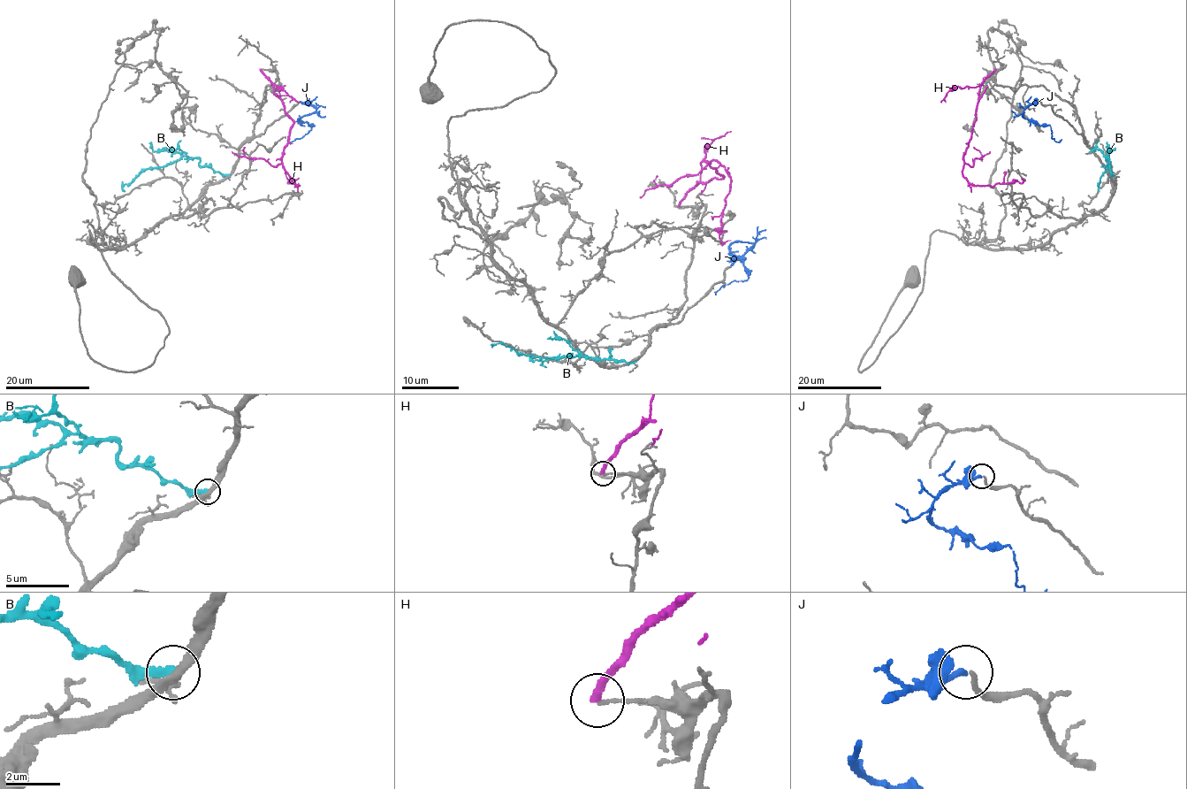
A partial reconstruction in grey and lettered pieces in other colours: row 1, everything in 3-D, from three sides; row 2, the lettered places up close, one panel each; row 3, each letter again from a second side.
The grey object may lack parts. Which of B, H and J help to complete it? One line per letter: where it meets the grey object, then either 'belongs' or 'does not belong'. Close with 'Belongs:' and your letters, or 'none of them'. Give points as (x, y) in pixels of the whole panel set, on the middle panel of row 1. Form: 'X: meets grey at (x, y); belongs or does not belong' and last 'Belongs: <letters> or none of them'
B: meets grey at (636, 361); does not belong
H: meets grey at (679, 206); does not belong
J: meets grey at (731, 265); belongs
Belongs: J

